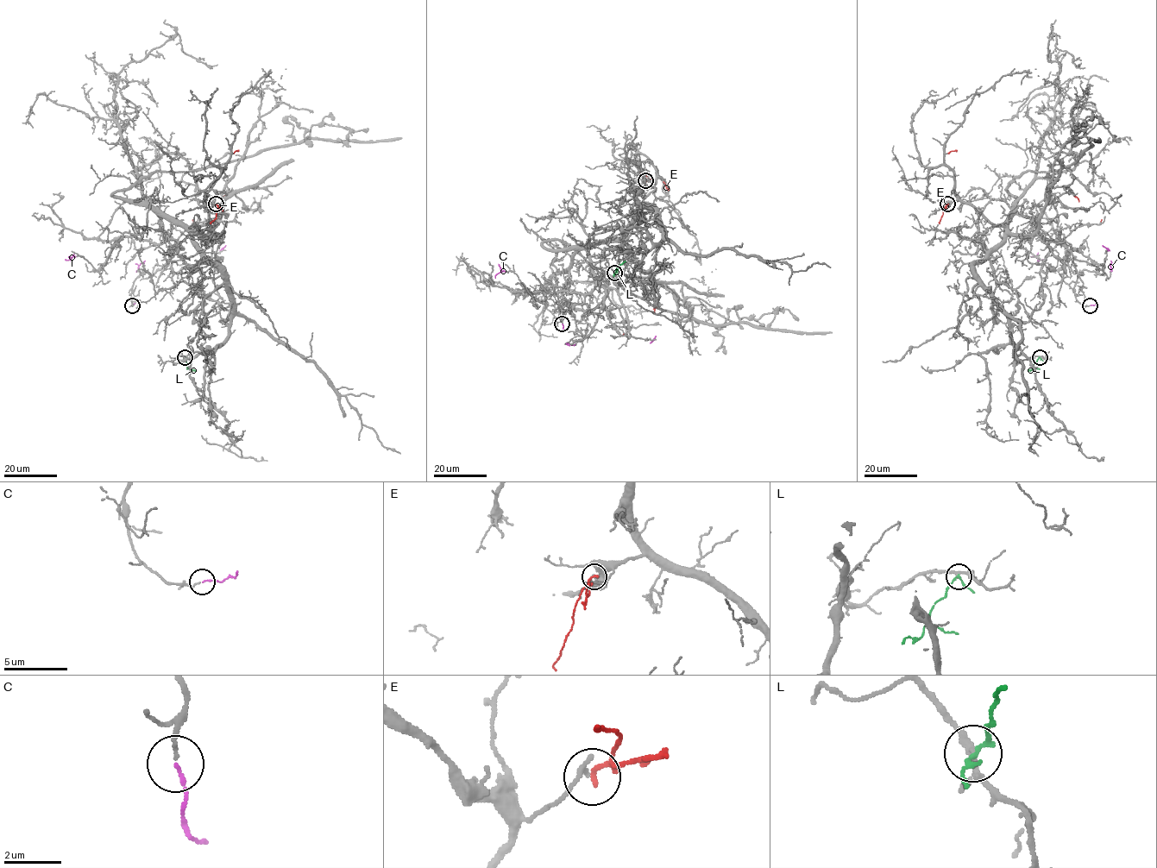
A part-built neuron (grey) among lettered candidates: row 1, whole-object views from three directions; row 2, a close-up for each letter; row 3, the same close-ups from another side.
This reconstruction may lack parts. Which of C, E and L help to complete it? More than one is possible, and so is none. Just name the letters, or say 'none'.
none

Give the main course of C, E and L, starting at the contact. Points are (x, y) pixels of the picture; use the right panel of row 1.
C: (1090, 305), (1037, 258), (1110, 265), (1109, 250), (1103, 245)
E: (947, 204), (947, 154), (956, 150), (1072, 194), (1078, 201)
L: (1040, 357), (1028, 371)

